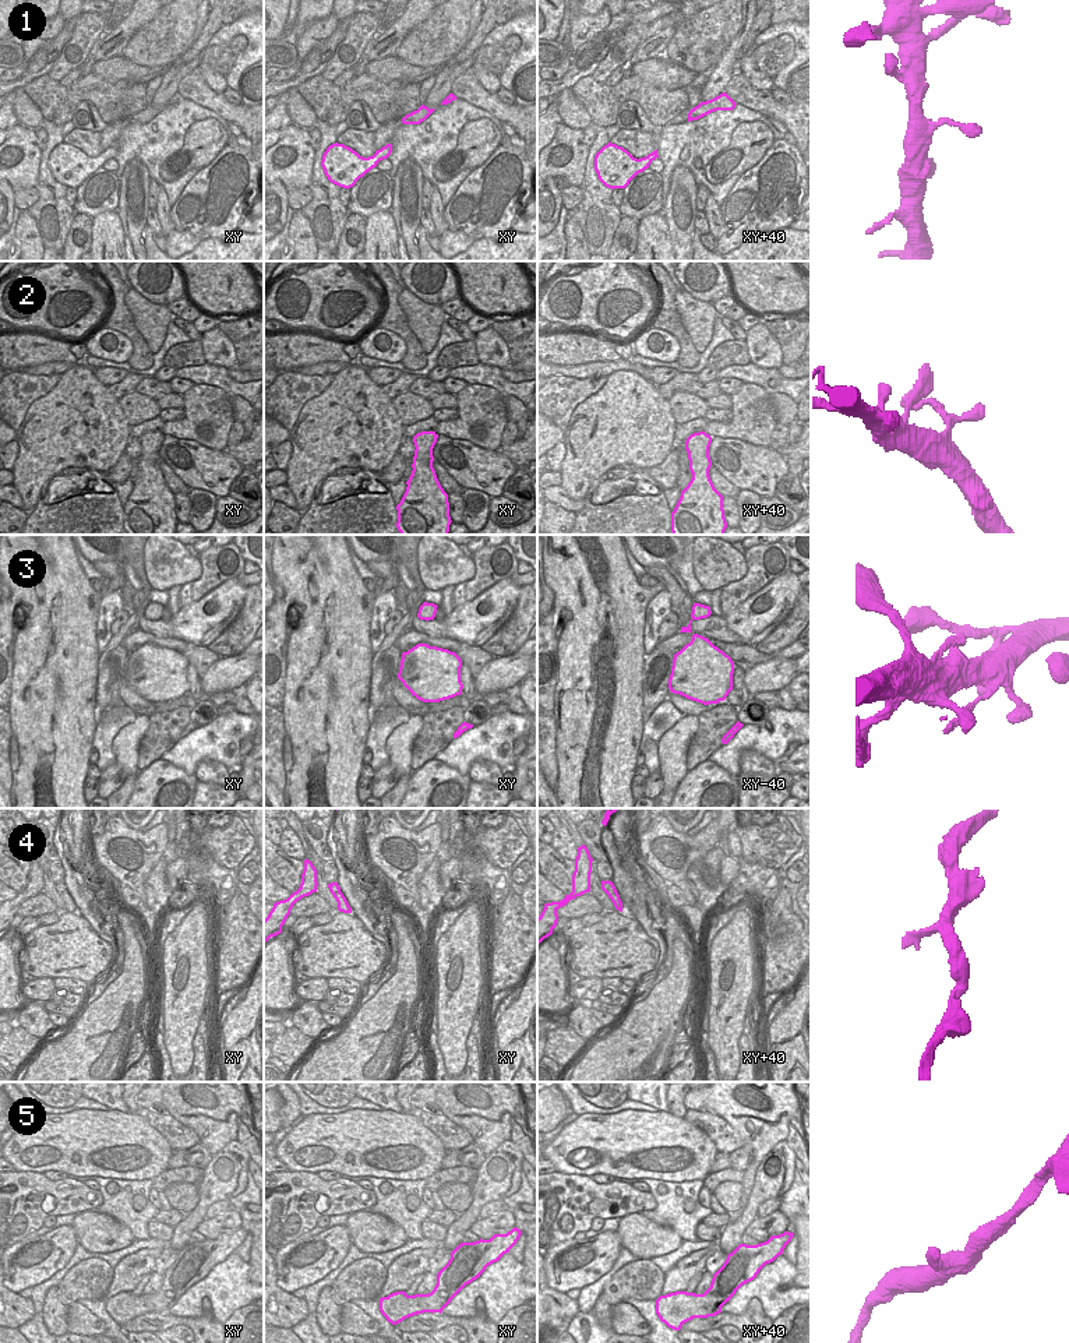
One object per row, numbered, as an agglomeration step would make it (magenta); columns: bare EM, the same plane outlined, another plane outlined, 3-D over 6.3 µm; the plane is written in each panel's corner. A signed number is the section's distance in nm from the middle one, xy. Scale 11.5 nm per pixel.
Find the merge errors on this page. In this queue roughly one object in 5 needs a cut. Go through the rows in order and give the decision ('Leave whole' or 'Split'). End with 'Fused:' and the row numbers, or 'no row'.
1: Leave whole
2: Leave whole
3: Leave whole
4: Leave whole
5: Leave whole
Fused: no row.

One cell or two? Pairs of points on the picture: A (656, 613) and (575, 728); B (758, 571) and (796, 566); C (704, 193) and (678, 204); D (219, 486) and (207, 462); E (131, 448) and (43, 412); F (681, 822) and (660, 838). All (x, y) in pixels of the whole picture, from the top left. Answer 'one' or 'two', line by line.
A: two
B: two
C: two
D: one
E: two
F: two

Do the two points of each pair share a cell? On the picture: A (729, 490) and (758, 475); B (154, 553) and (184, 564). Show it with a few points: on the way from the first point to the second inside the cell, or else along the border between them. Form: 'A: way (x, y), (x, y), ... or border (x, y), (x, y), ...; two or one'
A: border (712, 465), (740, 490); two
B: way (161, 553), (173, 564), (177, 564); one

